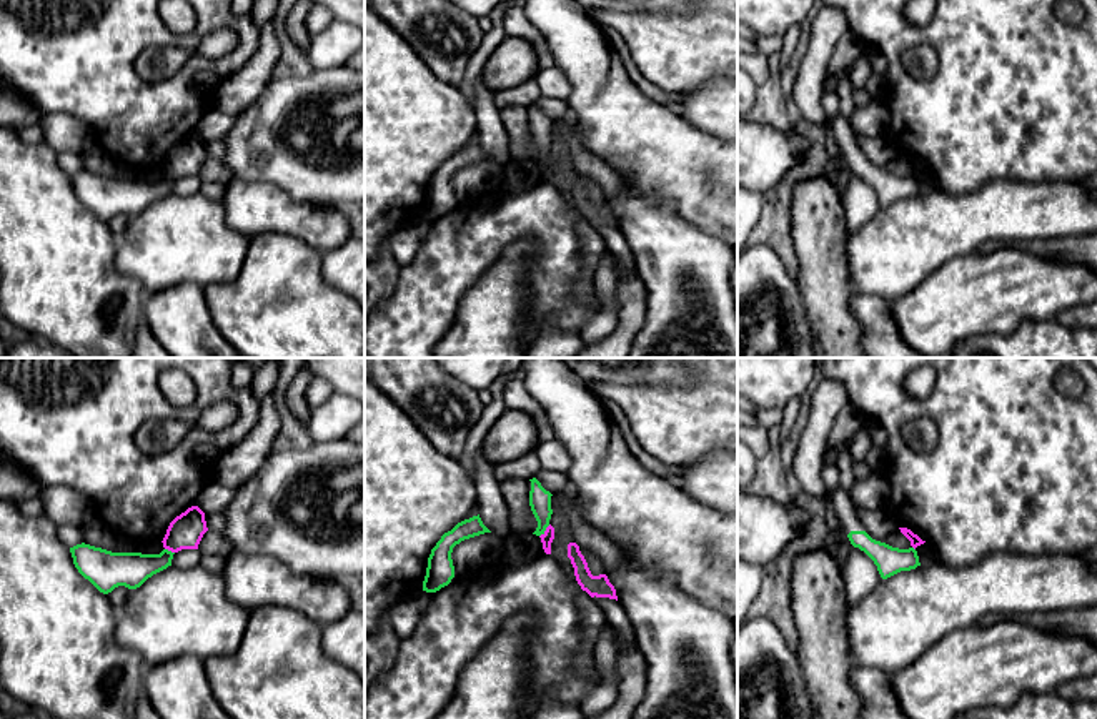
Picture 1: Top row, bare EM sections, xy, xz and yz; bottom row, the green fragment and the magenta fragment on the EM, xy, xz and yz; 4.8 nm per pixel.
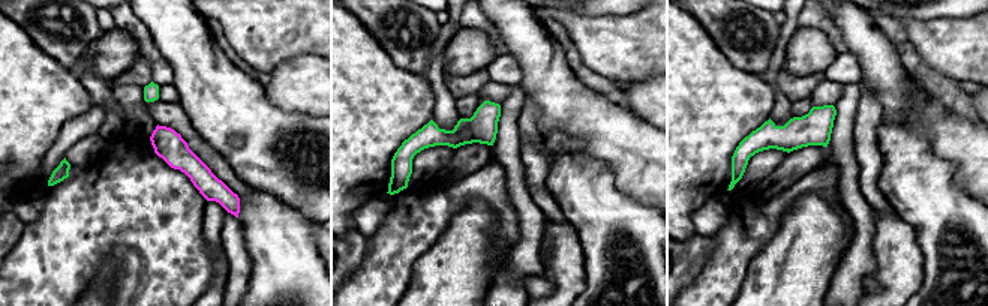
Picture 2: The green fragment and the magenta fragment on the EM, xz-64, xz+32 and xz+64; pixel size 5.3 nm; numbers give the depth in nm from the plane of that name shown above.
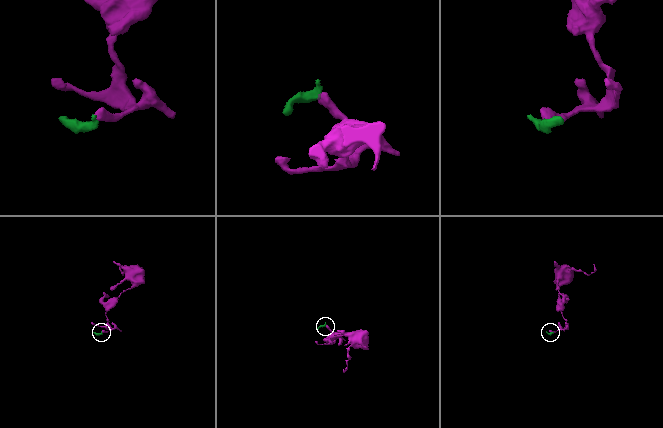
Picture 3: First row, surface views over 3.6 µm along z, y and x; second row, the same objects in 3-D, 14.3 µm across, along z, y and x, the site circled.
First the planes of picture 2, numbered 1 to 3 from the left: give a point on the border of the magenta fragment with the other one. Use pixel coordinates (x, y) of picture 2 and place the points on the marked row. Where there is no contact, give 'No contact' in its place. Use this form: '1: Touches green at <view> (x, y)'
1: No contact
2: No contact
3: No contact

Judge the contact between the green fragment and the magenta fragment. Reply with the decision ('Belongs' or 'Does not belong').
Does not belong

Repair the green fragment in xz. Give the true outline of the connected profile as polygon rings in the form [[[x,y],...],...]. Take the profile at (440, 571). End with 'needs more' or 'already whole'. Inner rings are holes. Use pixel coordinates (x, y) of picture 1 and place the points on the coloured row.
[[[479,514],[458,523],[451,531],[444,533],[428,558],[423,591],[436,593],[448,586],[454,578],[451,559],[453,548],[464,539],[491,533],[481,521]]]; already whole

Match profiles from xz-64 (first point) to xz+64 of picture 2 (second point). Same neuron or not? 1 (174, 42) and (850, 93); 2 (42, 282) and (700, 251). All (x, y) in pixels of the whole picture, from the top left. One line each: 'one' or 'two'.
1: two
2: two

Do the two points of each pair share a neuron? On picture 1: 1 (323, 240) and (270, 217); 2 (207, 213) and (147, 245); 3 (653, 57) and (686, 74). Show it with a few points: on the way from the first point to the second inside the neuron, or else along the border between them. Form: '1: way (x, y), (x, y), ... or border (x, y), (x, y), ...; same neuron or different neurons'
1: way (310, 227), (303, 220), (283, 217); same neuron
2: way (192, 228), (180, 240), (162, 245); same neuron
3: way (661, 57), (678, 65); same neuron

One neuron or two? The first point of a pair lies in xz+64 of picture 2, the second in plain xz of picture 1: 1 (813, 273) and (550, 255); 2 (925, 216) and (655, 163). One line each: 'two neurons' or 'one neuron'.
1: two neurons
2: two neurons

